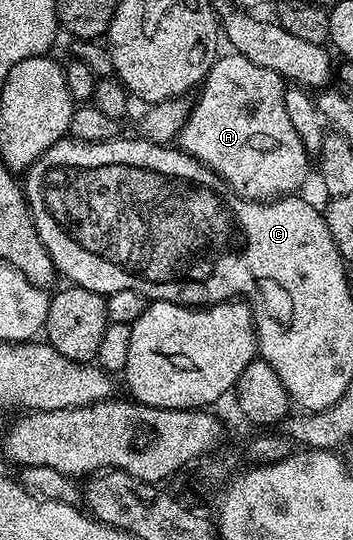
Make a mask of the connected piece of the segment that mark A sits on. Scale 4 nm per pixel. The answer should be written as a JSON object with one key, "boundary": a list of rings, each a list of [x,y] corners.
{"boundary":[[[225,55],[218,56],[209,68],[209,76],[200,86],[201,98],[190,108],[189,117],[179,134],[179,145],[196,161],[201,161],[217,176],[222,177],[240,196],[250,199],[276,199],[292,194],[309,177],[311,154],[303,147],[291,119],[287,119],[285,89],[279,87],[279,78],[274,69],[252,65],[245,57],[238,56],[237,89],[229,89],[229,61]]]}

